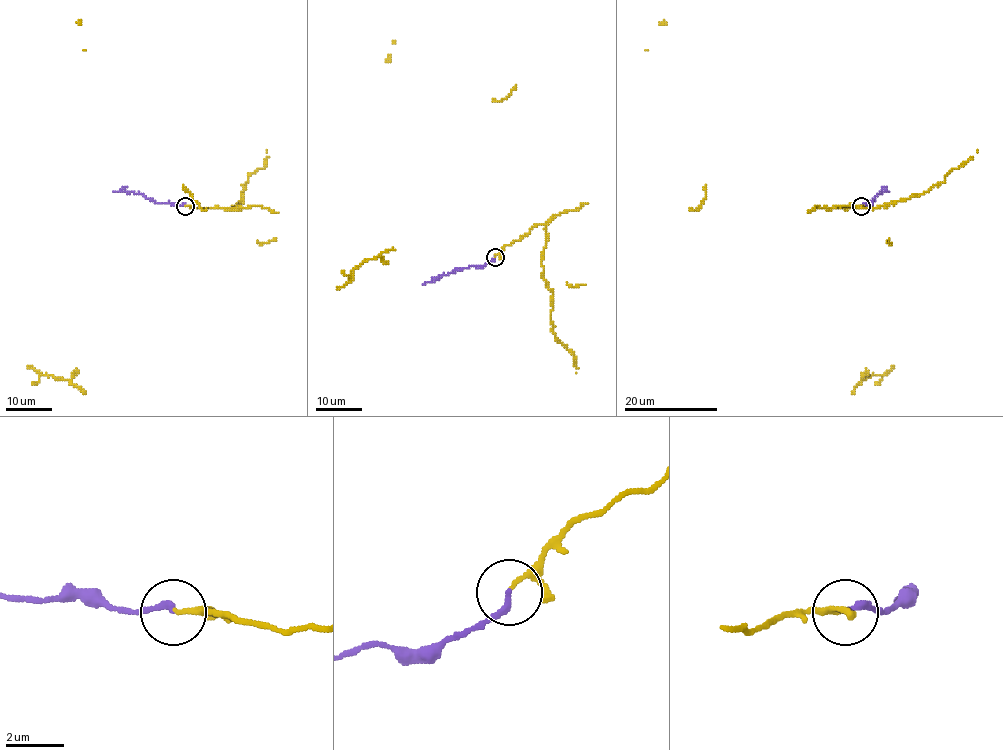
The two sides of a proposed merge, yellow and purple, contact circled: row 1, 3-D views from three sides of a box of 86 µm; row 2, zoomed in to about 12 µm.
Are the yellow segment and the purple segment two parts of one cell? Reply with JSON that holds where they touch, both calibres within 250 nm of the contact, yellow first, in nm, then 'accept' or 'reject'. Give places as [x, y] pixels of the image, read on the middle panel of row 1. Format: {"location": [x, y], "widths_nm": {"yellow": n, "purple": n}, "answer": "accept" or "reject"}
{"location": [495, 257], "widths_nm": {"yellow": 110, "purple": 200}, "answer": "accept"}

